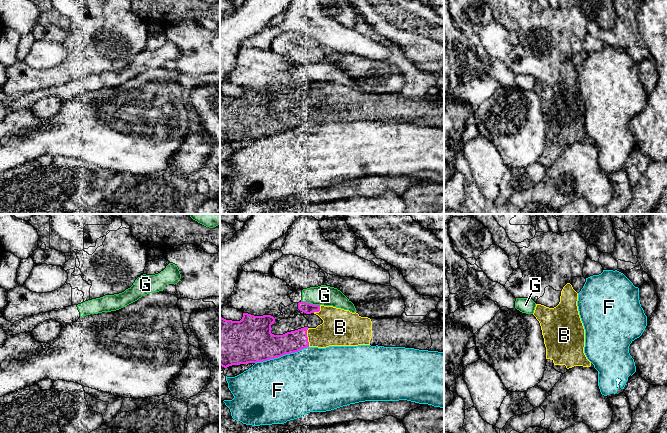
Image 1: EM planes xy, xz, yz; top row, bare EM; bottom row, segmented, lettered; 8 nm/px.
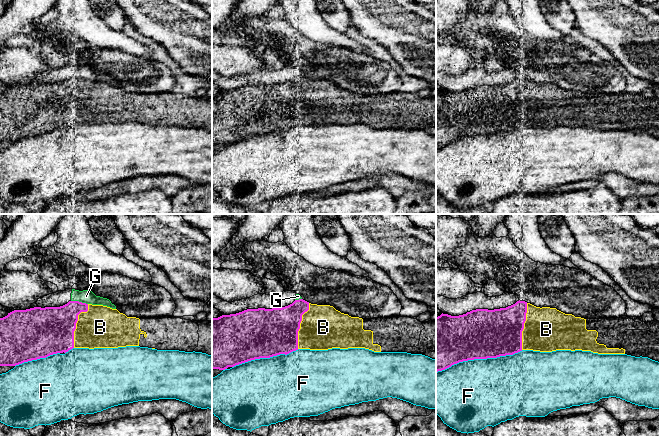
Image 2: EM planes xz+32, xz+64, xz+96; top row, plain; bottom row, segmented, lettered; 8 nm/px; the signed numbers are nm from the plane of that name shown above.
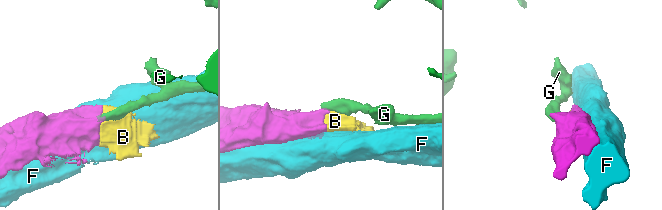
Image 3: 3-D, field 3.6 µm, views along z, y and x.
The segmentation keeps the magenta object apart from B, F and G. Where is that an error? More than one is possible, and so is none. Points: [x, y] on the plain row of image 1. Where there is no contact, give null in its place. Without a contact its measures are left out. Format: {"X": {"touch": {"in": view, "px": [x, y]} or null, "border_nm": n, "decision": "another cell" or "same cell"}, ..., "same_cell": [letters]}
{"B": {"touch": {"in": "xz", "px": [307, 113]}, "border_nm": 150, "decision": "same cell"}, "F": {"touch": {"in": "xz", "px": [281, 131]}, "border_nm": 460, "decision": "another cell"}, "G": {"touch": {"in": "xz", "px": [309, 79]}, "border_nm": 160, "decision": "another cell"}, "same_cell": ["B"]}

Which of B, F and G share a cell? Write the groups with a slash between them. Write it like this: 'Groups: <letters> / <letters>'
Groups: B / F / G

